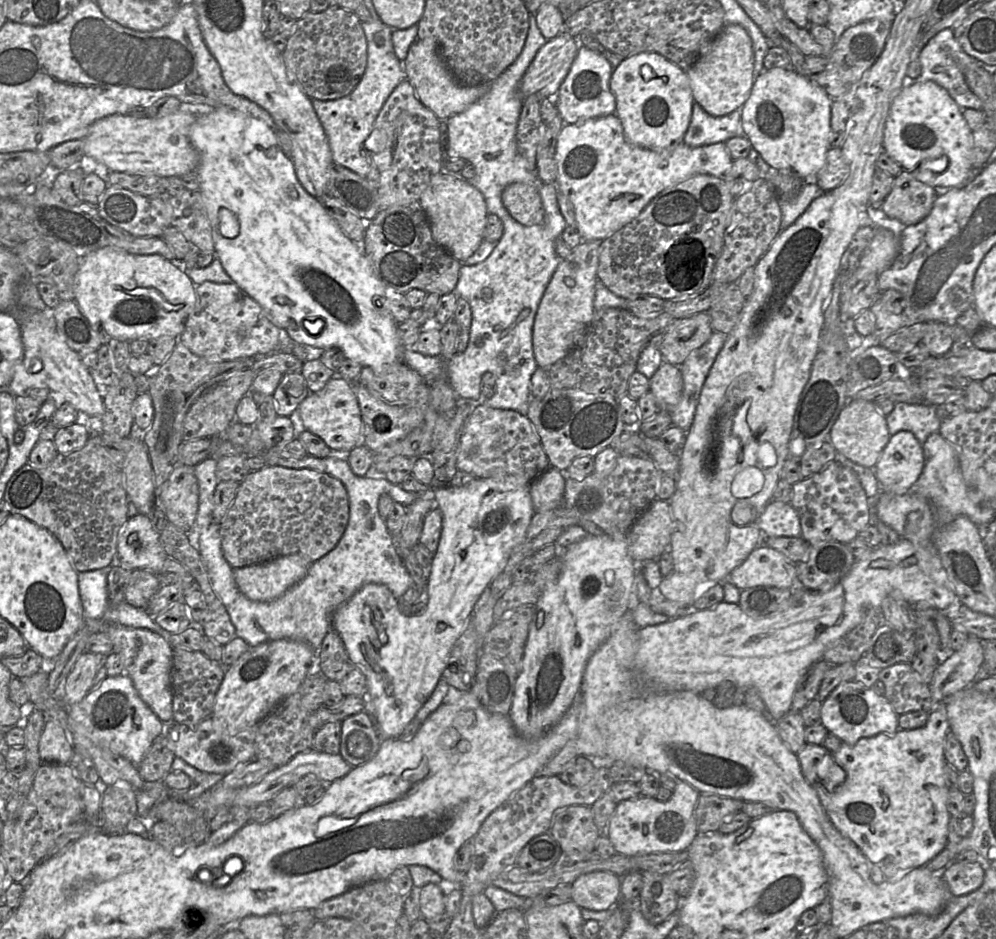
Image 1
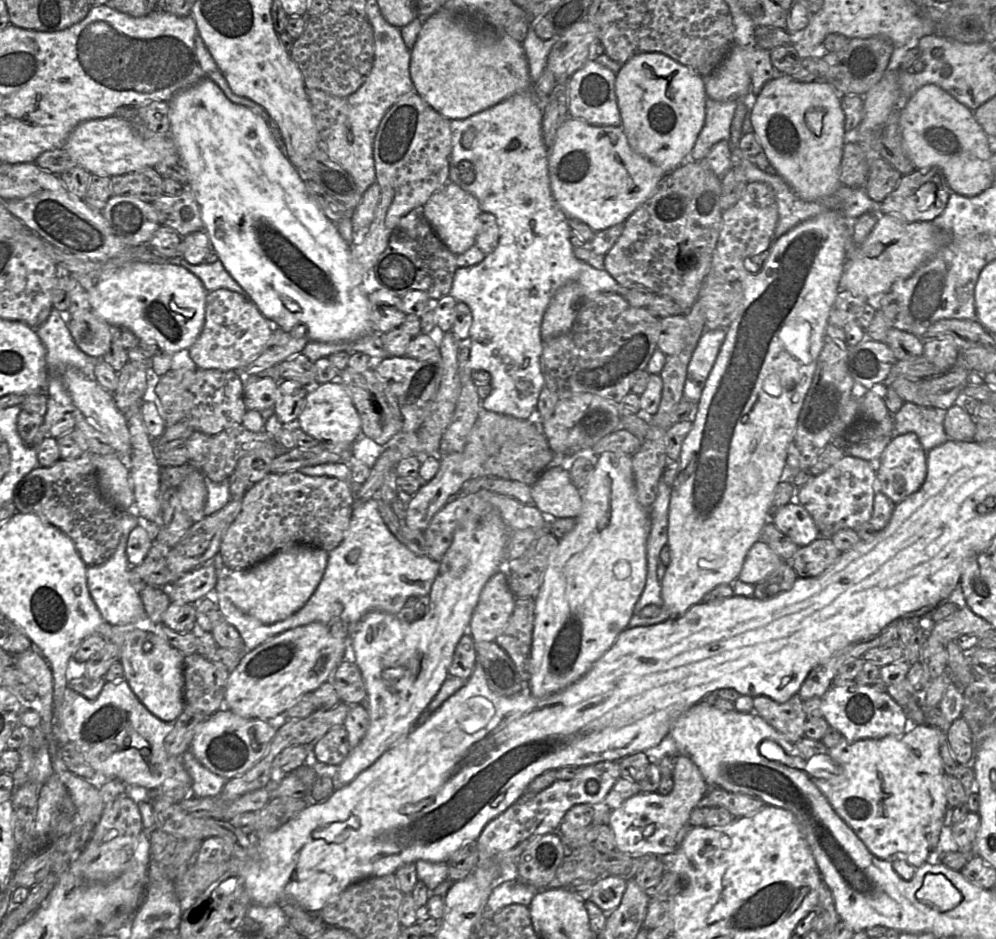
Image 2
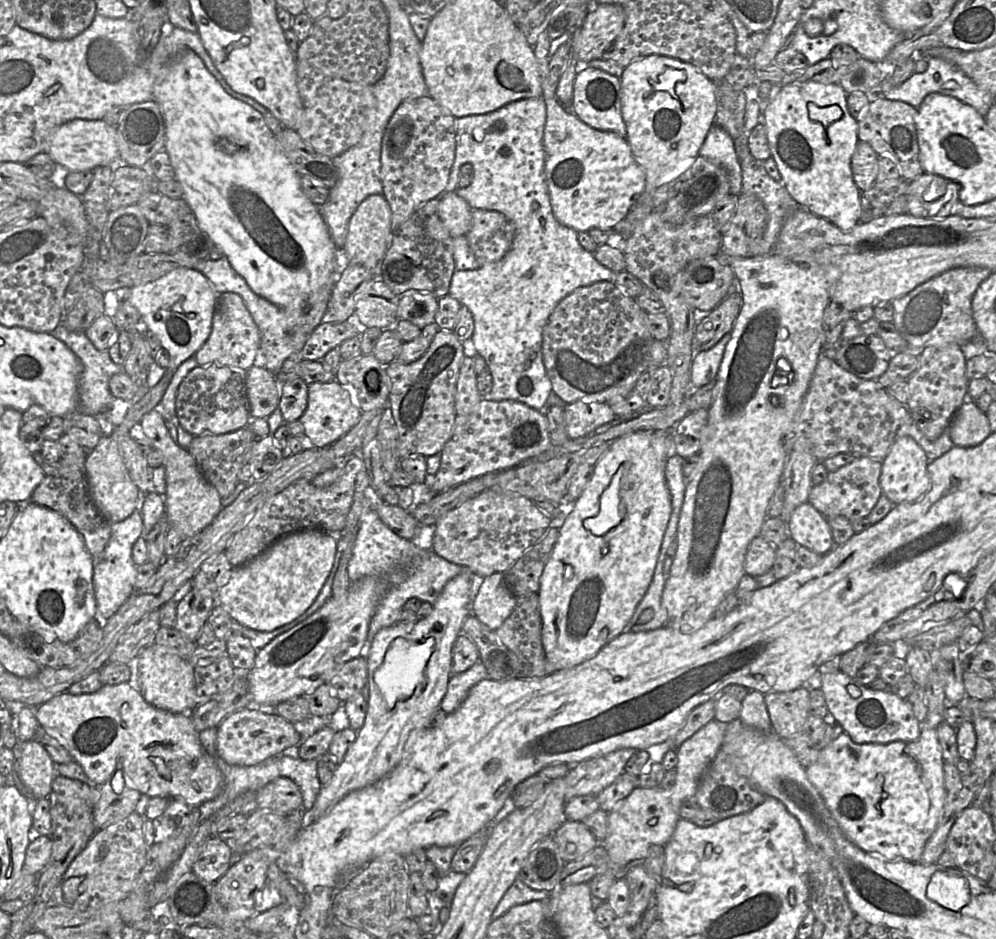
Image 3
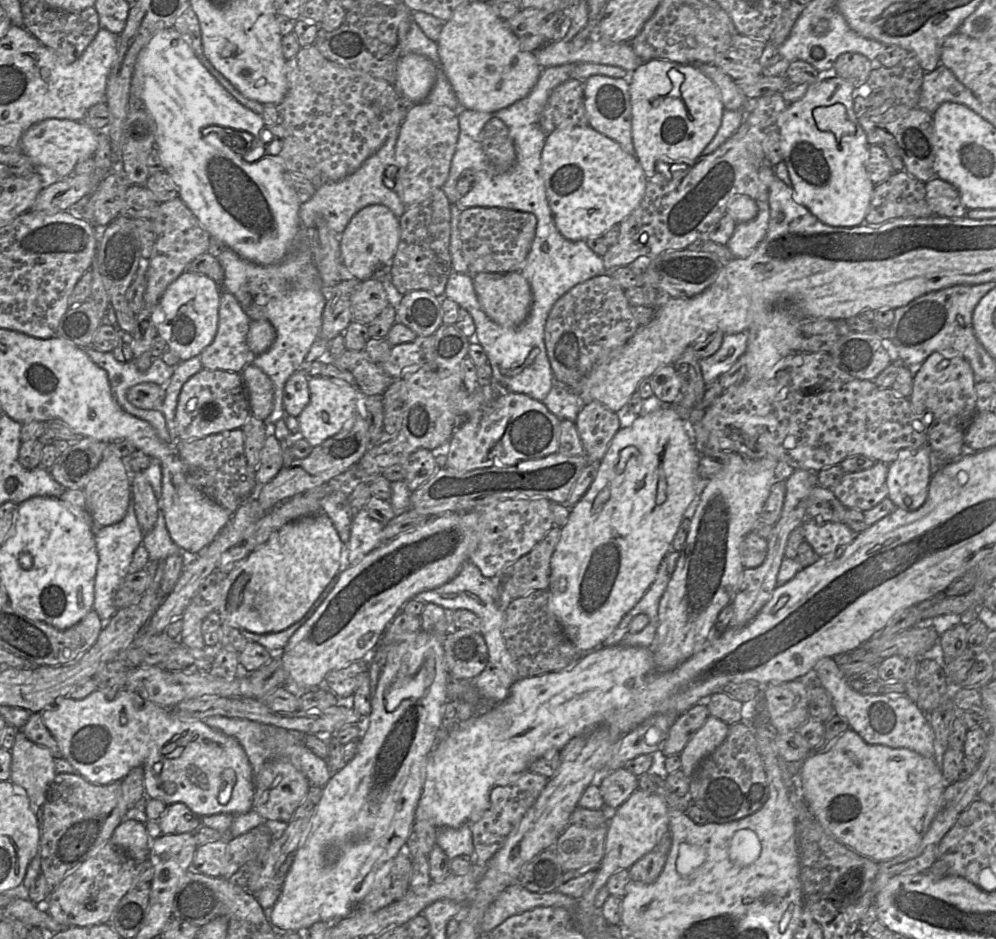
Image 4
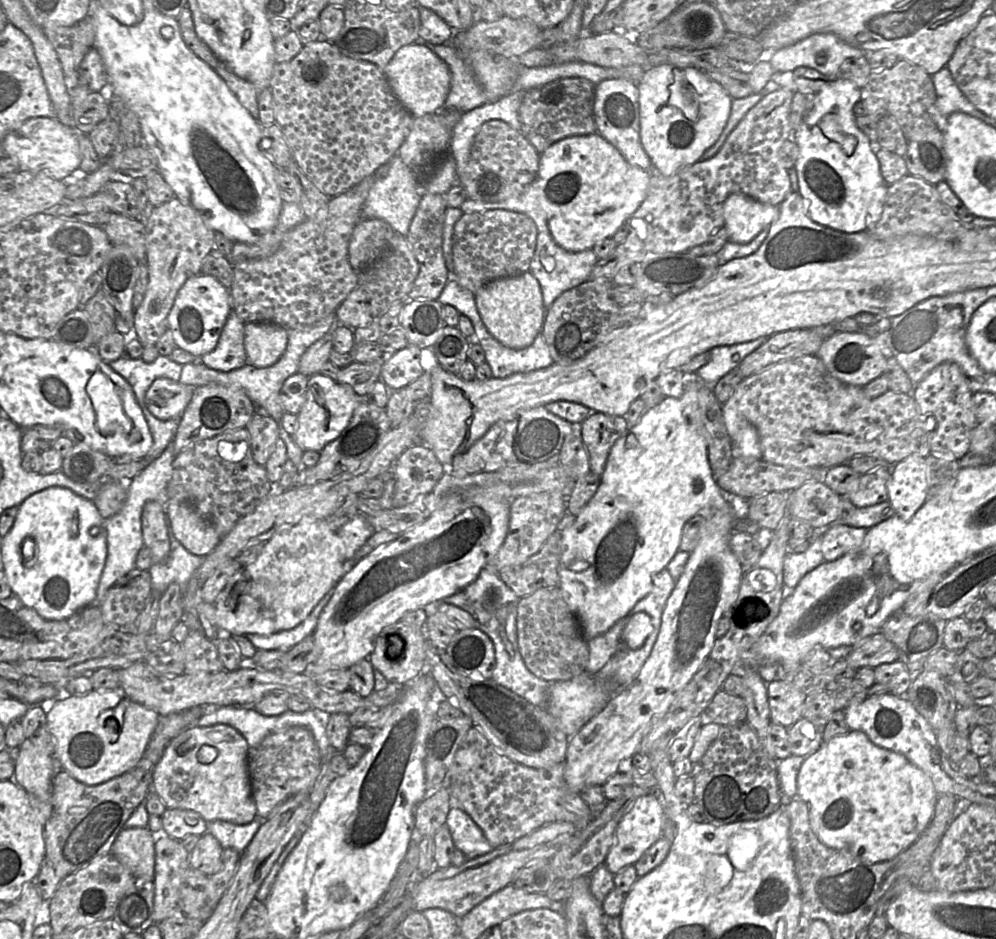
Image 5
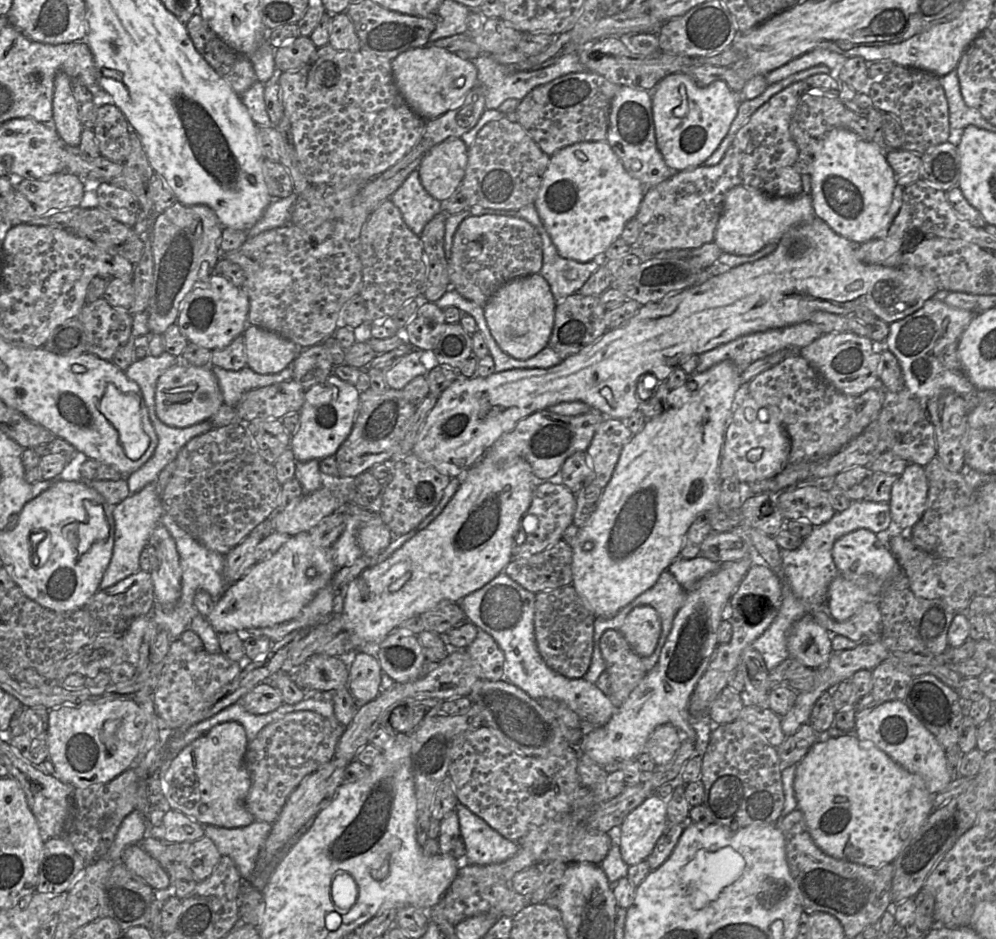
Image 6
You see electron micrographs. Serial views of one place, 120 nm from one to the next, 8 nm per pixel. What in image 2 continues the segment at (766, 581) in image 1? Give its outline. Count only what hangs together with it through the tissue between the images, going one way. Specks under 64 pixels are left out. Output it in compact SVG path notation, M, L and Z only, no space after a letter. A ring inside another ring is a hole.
M758 540L748 551L737 579L755 585L777 570L782 562L766 543Z

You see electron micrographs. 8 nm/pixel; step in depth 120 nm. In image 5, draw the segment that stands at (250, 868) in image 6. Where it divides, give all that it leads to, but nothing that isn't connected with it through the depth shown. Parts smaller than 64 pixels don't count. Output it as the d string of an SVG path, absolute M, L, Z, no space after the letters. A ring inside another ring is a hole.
M258 815L248 824L233 824L223 820L207 822L207 832L213 835L223 848L233 848L241 854L247 848L265 818Z

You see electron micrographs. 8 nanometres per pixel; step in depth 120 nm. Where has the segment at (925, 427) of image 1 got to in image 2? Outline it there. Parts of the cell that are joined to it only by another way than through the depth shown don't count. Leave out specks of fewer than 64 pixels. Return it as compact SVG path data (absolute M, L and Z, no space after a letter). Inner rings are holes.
M905 402L901 409L893 414L895 435L915 433L928 452L950 439L944 426L946 413L947 410L944 409Z

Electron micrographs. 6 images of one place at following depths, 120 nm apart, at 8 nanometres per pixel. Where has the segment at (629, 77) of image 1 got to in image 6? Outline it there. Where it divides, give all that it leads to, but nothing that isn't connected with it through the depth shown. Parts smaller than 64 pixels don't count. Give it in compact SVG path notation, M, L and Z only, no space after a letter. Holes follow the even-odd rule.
M684 73L664 77L651 92L656 144L673 171L703 165L727 135L738 112L738 101L728 85L715 81L698 85Z

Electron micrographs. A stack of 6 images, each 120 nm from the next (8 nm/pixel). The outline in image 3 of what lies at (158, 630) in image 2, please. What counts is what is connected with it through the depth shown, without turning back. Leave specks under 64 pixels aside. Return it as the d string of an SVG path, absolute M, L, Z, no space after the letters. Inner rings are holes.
M134 510L126 519L111 523L111 537L104 550L93 557L93 585L97 614L107 621L129 598L135 590L134 582L137 565L132 560L132 548L136 540L143 535L141 513Z

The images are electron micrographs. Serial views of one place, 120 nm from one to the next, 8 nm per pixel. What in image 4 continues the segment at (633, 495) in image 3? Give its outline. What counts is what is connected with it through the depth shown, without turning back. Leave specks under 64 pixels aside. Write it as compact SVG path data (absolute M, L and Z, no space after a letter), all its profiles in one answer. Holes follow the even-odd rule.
M673 405L661 407L638 415L632 425L620 429L613 437L603 459L598 463L598 473L585 495L572 508L569 519L561 528L559 541L550 561L550 577L548 592L549 608L560 623L567 638L583 653L598 648L612 634L624 616L641 600L654 582L661 561L671 551L672 541L679 529L683 515L689 505L699 497L702 480L698 474L700 454L692 439L692 426L688 420L681 418Z

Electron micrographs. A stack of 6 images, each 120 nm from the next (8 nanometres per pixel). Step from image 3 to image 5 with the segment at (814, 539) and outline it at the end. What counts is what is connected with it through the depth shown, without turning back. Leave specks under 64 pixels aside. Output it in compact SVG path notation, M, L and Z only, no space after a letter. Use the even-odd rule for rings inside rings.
M835 524L821 537L821 551L825 561L836 560L846 553L856 551L862 545L867 529Z

